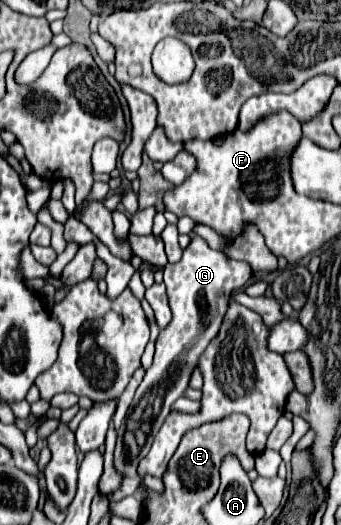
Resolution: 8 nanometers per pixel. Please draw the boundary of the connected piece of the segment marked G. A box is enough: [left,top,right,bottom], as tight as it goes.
[108,238,252,504]

